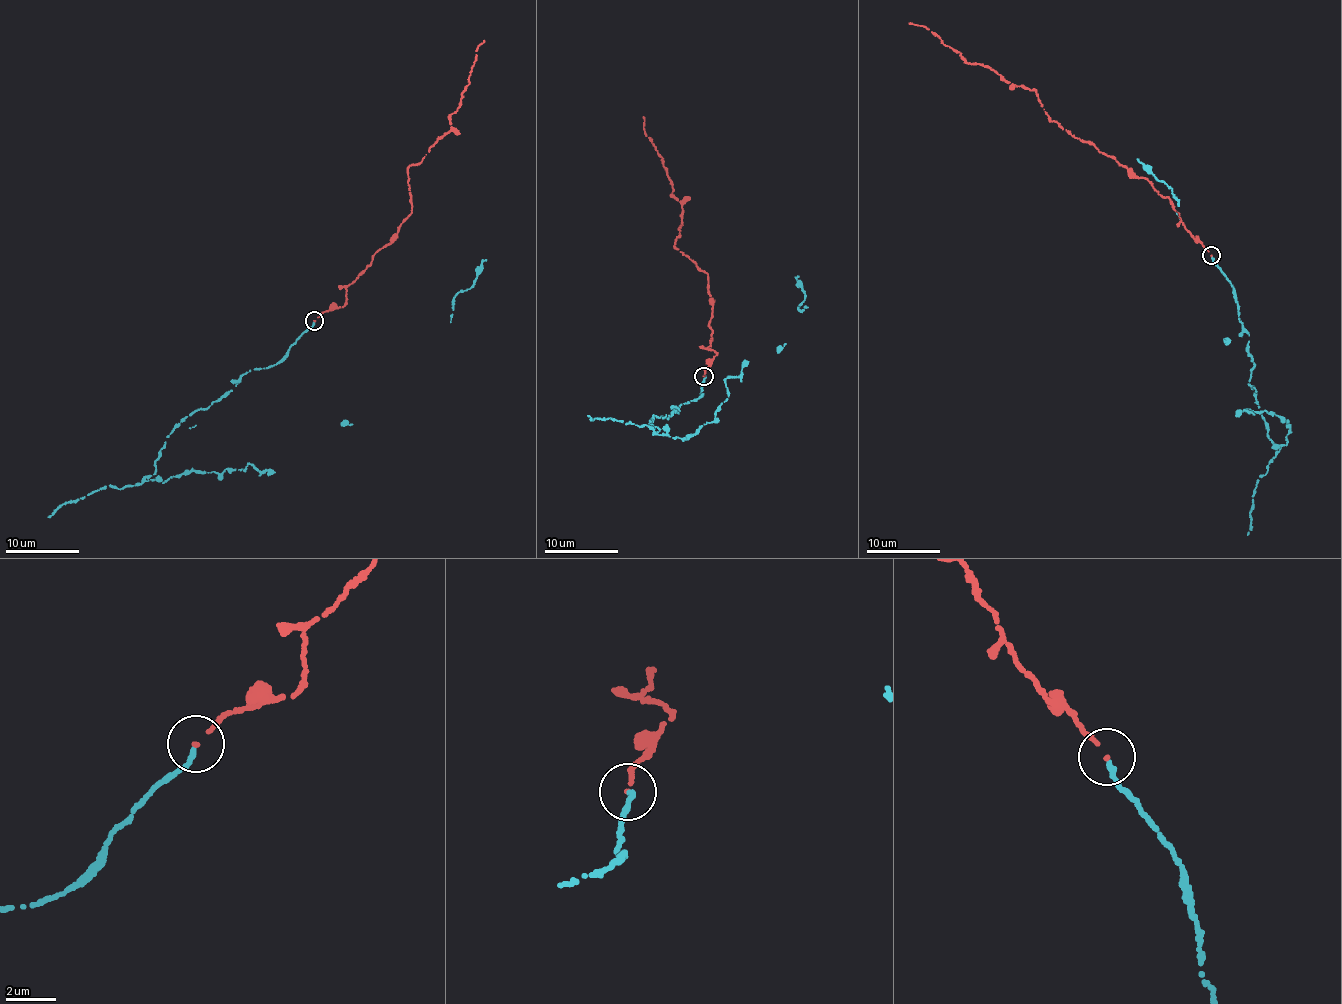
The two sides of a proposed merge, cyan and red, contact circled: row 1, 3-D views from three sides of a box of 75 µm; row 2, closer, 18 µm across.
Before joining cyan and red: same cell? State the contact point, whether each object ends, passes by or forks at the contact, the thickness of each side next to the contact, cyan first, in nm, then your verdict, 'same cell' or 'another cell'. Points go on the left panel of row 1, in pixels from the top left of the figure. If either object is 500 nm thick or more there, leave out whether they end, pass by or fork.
place (314, 320); cyan ends; red ends; calibres 220 and 130 nm; another cell

